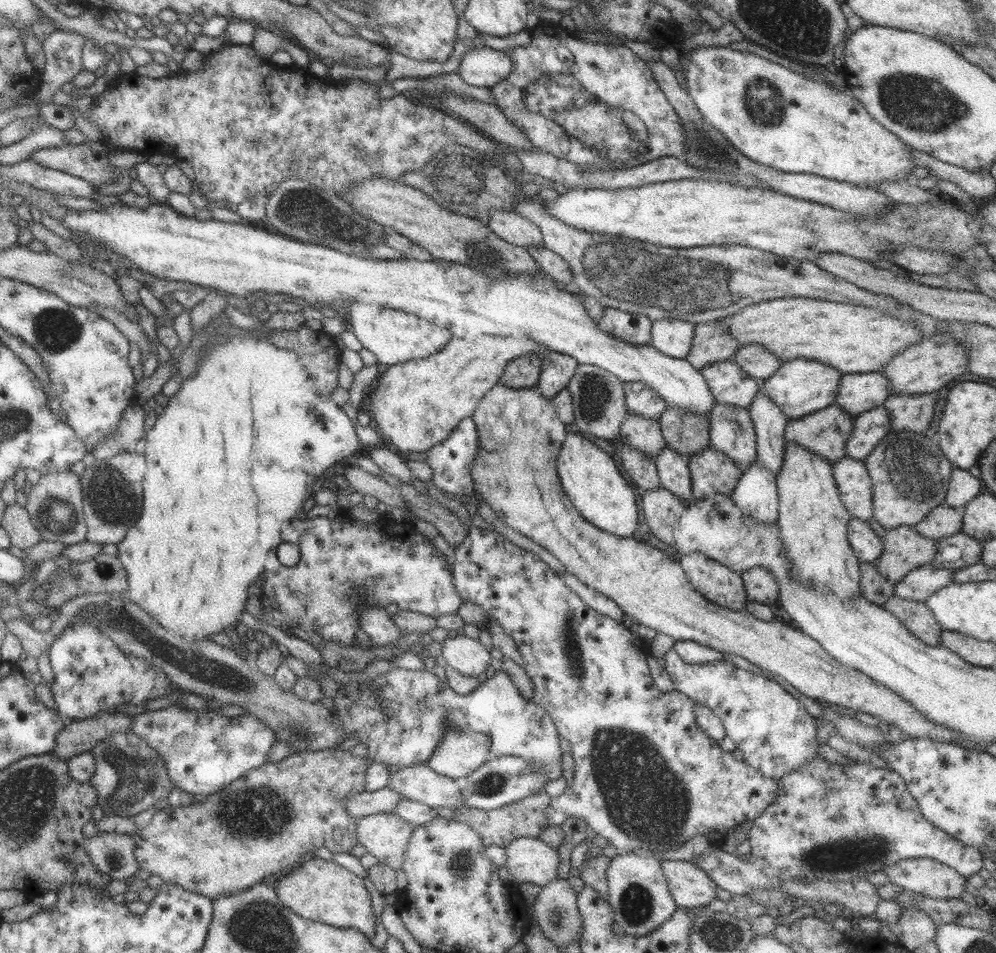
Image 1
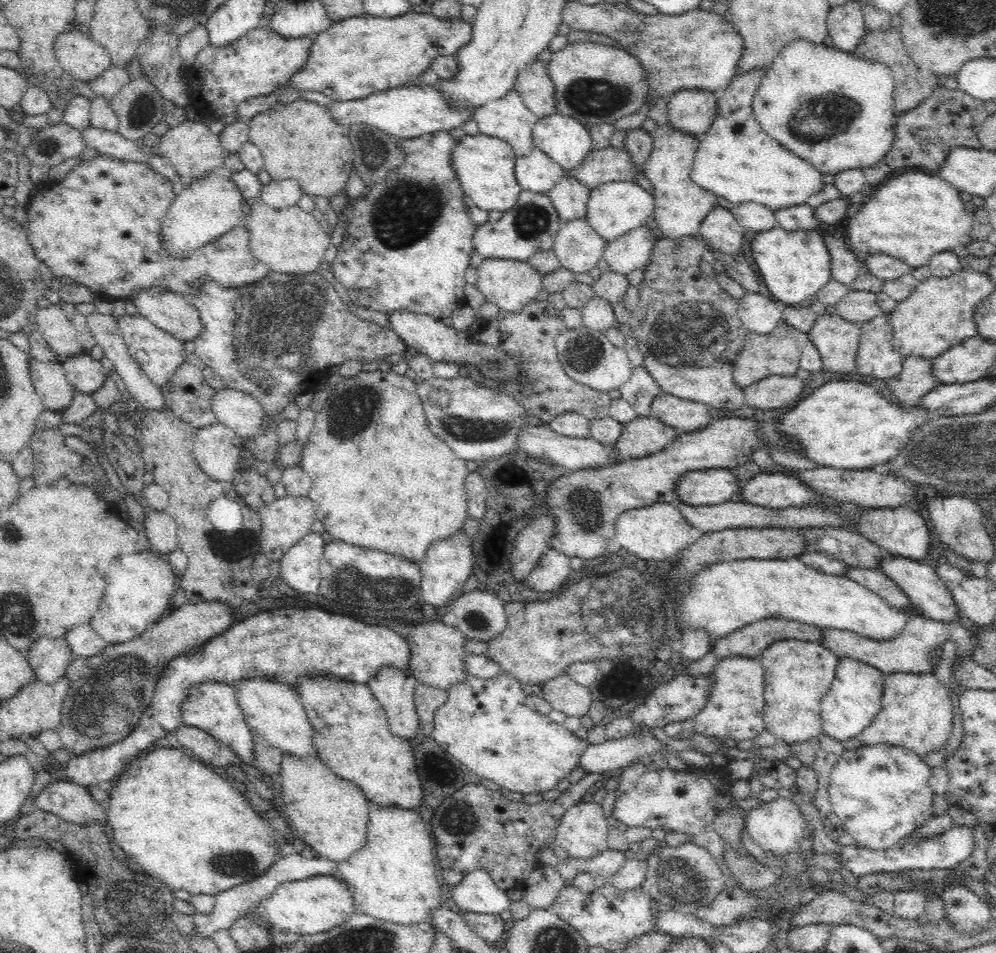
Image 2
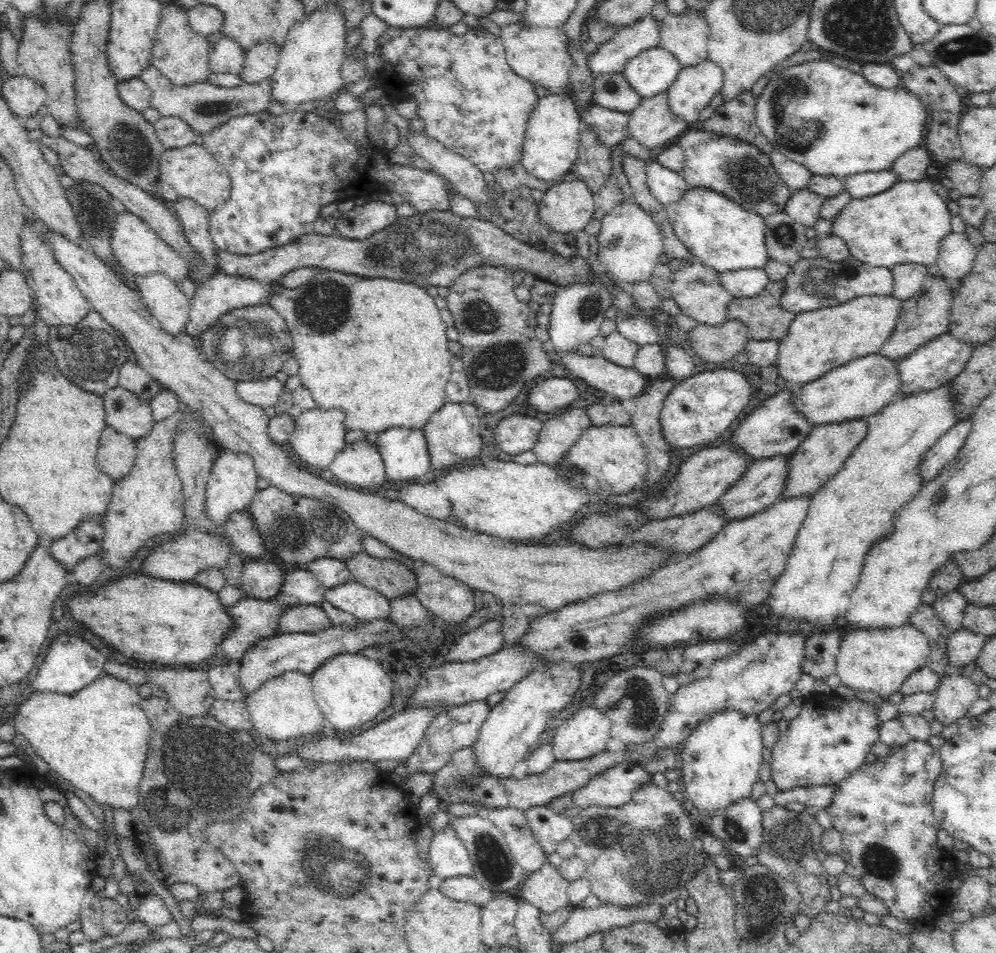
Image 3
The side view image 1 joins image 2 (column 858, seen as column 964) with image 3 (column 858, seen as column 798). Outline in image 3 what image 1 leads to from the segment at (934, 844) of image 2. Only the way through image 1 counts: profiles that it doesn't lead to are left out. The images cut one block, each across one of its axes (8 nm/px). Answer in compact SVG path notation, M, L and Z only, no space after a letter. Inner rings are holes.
M911 739L906 744L893 748L889 755L878 757L874 763L862 763L854 772L850 773L848 778L833 784L834 798L825 808L826 812L830 814L833 827L841 834L842 846L837 853L844 859L846 874L862 882L862 885L869 894L874 894L874 896L880 898L889 909L888 915L898 917L899 919L923 921L929 927L933 927L934 920L946 914L952 898L950 893L950 879L957 875L958 872L953 855L950 855L948 851L944 850L936 842L936 832L939 830L939 824L933 813L933 790L934 783L941 770L942 761L940 751L932 747L928 741L915 741Z

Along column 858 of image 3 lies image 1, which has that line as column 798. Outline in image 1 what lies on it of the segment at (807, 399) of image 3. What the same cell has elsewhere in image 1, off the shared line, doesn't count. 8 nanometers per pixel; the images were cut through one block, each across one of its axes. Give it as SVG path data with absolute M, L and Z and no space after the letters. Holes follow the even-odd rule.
M793 358L783 361L782 366L766 381L761 382L760 390L766 398L770 398L788 419L800 419L817 410L826 409L834 404L838 389L840 389L843 372L833 366L814 359Z

